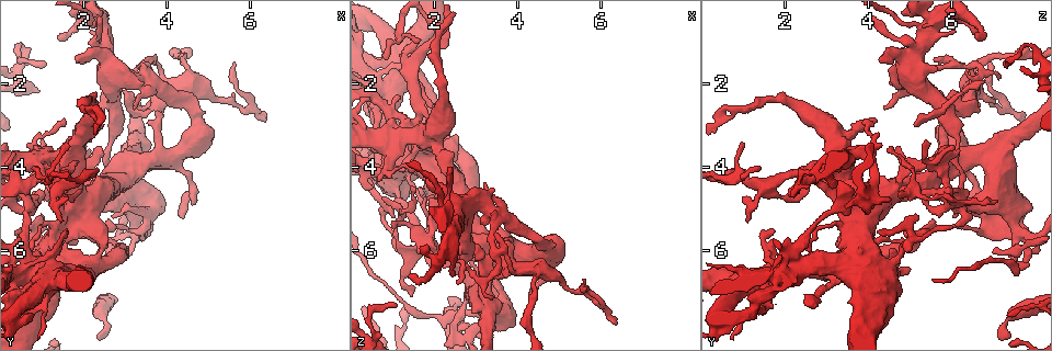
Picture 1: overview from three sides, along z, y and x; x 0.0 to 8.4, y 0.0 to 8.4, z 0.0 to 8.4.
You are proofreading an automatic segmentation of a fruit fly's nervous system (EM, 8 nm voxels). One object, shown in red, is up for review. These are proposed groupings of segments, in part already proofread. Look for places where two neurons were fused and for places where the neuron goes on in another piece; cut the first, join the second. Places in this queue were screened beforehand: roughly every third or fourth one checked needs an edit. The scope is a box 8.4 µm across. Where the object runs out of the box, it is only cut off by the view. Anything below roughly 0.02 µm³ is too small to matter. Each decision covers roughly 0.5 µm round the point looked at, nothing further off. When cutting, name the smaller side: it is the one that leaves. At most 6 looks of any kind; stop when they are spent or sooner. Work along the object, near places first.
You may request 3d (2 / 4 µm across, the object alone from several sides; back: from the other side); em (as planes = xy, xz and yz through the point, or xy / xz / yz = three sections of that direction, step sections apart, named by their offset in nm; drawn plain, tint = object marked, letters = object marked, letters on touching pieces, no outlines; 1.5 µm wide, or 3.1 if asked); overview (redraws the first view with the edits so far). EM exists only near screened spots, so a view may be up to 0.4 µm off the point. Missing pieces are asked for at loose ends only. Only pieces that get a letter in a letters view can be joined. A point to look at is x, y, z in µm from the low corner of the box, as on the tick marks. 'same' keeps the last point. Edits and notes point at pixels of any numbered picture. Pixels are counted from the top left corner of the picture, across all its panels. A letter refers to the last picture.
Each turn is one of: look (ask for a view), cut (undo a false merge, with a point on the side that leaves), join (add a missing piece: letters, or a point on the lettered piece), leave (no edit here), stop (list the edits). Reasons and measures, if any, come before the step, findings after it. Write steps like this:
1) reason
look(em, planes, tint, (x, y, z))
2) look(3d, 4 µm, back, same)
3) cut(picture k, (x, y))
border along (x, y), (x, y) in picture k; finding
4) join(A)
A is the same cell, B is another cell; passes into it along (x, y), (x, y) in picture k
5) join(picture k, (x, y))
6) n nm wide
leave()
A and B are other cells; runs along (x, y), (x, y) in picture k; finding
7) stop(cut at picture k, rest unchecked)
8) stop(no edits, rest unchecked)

look(em, xz, step 8, letters, (1.40, 0.95, 6.65))

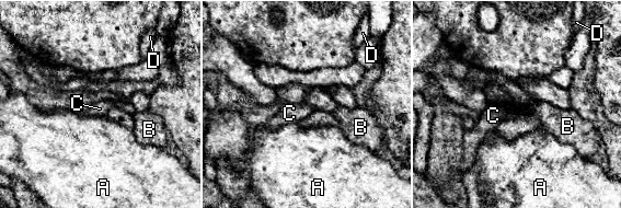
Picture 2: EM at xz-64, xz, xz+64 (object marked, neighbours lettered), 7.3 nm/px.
look(em, planes, letters, same)

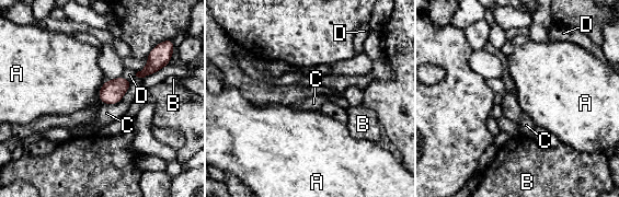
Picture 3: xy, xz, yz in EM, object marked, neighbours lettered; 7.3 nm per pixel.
170 nm wide
leave()
A, B, C and D are other cells; border along (105, 80), (99, 92), (101, 102) in picture 3; no lettered piece goes on from it

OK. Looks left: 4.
touches itself
look(3d, 2 µm, (1.10, 5.90, 4.90))

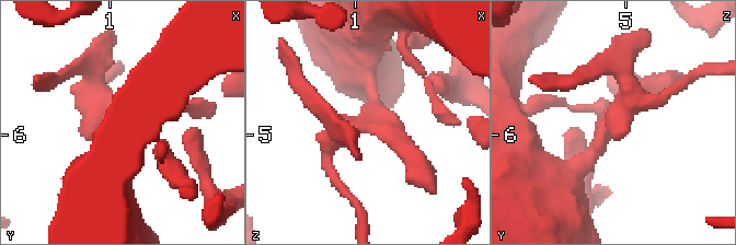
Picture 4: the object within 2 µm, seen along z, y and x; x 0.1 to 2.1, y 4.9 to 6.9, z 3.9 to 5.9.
look(em, planes, tint, (1.12, 5.86, 4.88))

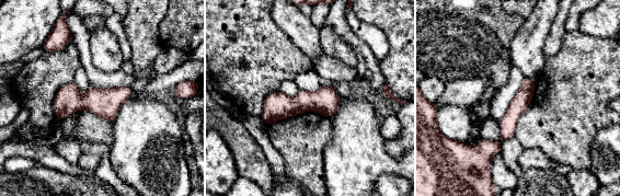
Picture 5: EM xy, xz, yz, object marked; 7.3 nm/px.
look(em, planes, letters, same)

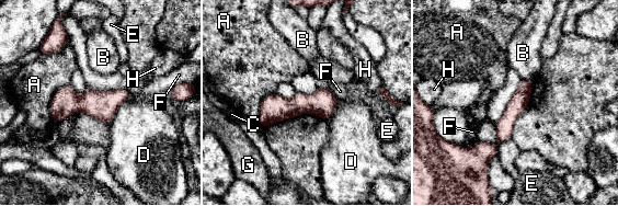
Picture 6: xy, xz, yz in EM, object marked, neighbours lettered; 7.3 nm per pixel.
leave()
A, B, C, D, E, F, G and H are other cells; all the same neuron

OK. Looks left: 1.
an open end
look(em, planes, letters, (6.40, 2.80, 7.80))

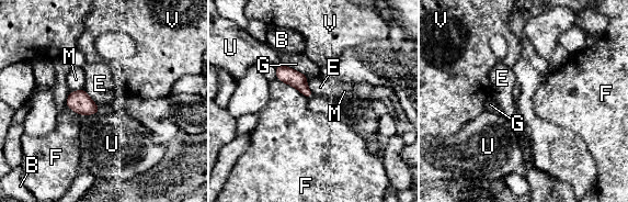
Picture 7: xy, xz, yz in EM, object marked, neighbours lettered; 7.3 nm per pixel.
leave()
B, E, F, G, M, U and V are other cells; border along (276, 78), (295, 87), (307, 99) in picture 7; none of them fits

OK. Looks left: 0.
stop(no edits, rest unchecked)

